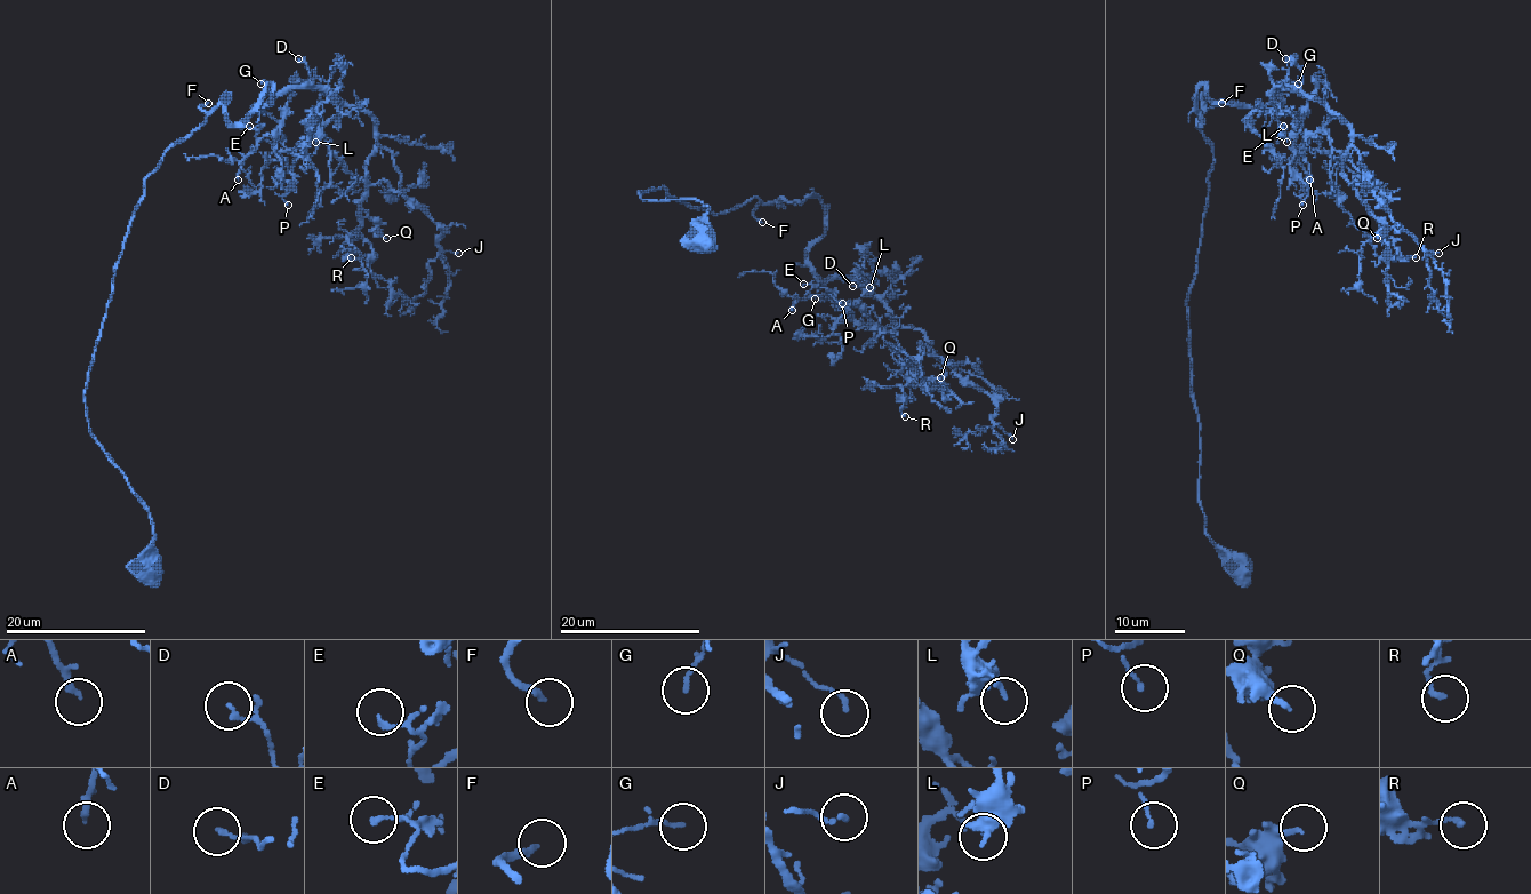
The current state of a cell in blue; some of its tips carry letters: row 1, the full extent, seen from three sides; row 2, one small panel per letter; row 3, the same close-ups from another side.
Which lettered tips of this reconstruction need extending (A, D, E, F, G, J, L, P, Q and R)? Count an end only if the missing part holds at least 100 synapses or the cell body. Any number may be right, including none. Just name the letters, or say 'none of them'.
F

